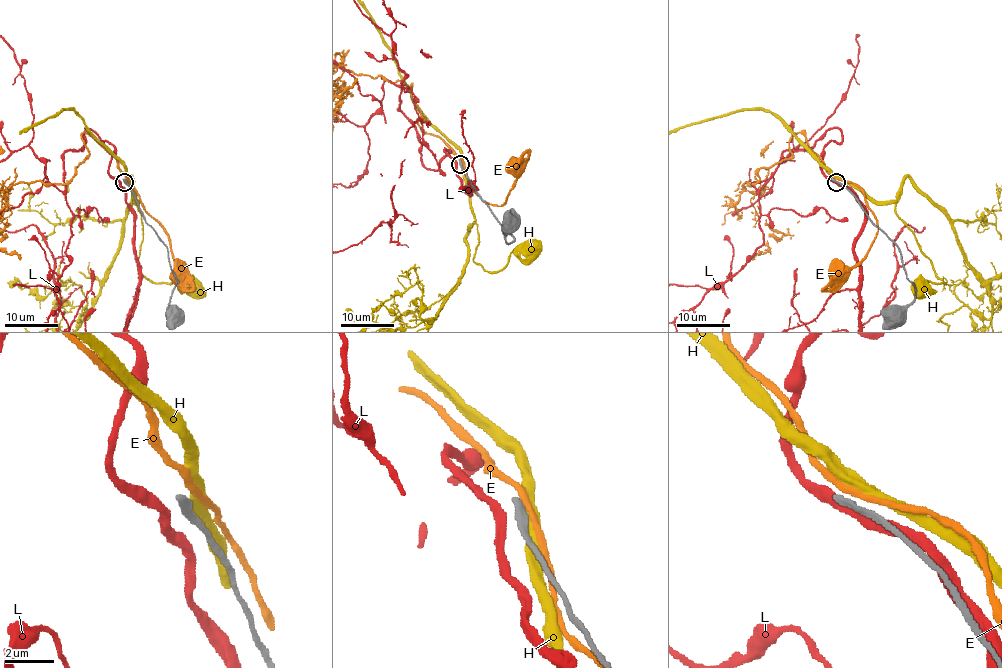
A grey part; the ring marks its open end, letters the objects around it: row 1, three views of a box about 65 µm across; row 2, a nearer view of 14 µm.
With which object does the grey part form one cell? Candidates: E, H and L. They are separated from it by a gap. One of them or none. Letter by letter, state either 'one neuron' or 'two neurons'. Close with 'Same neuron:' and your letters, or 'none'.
E: two neurons
H: two neurons
L: one neuron
Same neuron: L

